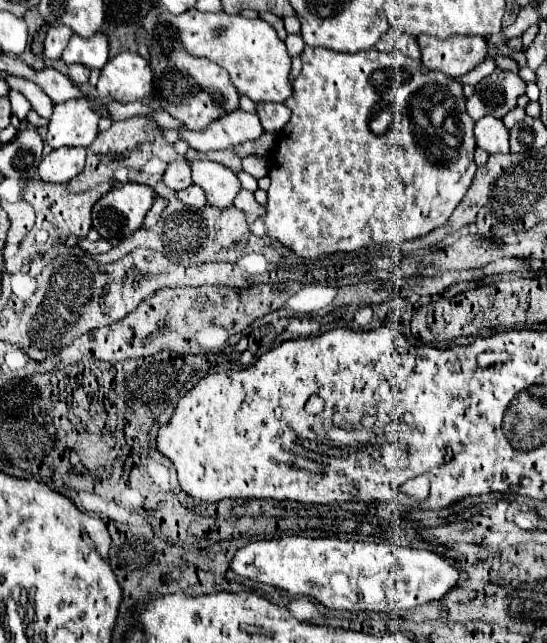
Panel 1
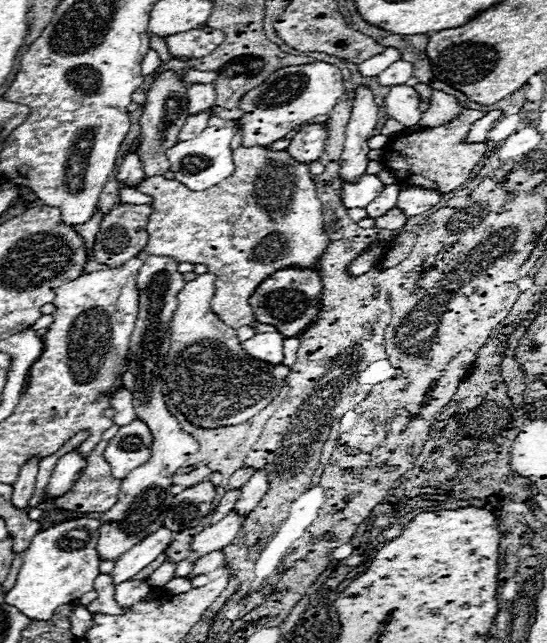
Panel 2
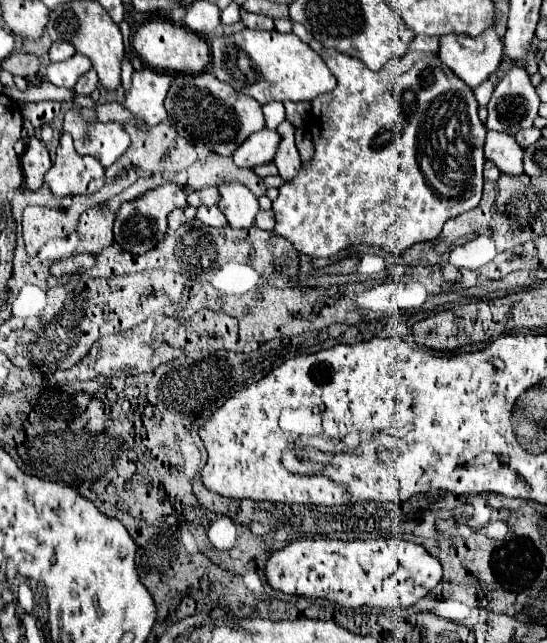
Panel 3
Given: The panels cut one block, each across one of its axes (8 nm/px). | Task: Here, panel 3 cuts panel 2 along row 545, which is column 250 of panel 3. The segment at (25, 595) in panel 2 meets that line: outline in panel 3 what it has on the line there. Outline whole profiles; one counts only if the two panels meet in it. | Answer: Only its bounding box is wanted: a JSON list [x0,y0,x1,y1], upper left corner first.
[210,30,336,104]

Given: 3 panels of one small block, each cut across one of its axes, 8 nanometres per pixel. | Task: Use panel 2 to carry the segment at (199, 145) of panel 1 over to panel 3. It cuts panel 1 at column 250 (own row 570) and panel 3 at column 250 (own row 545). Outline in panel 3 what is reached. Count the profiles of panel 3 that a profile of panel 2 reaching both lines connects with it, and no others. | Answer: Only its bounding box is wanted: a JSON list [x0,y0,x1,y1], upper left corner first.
[234,130,280,168]

